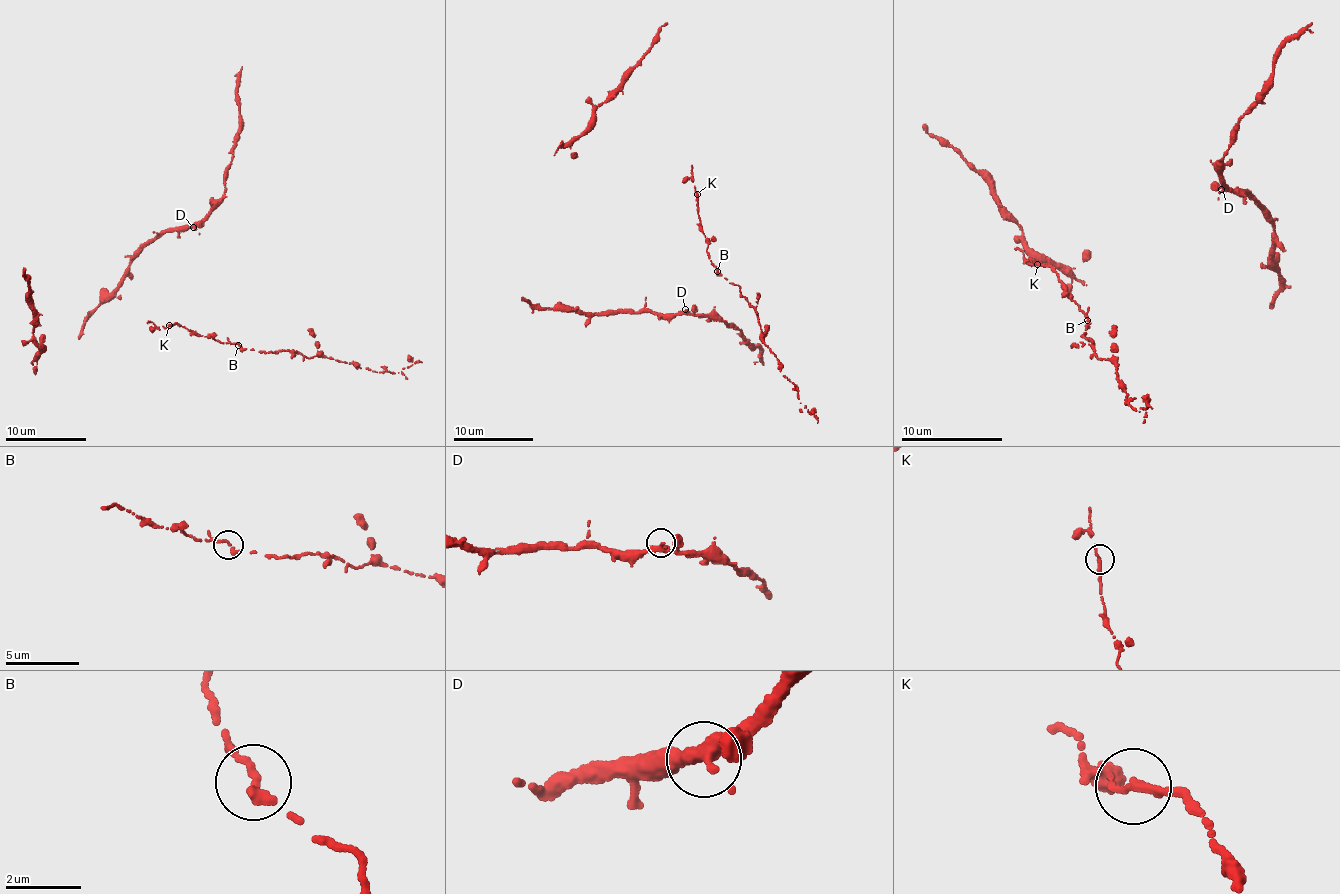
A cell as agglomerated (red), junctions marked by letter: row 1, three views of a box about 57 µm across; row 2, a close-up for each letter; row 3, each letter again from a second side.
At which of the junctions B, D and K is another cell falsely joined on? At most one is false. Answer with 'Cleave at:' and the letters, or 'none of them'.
Cleave at: none of them

